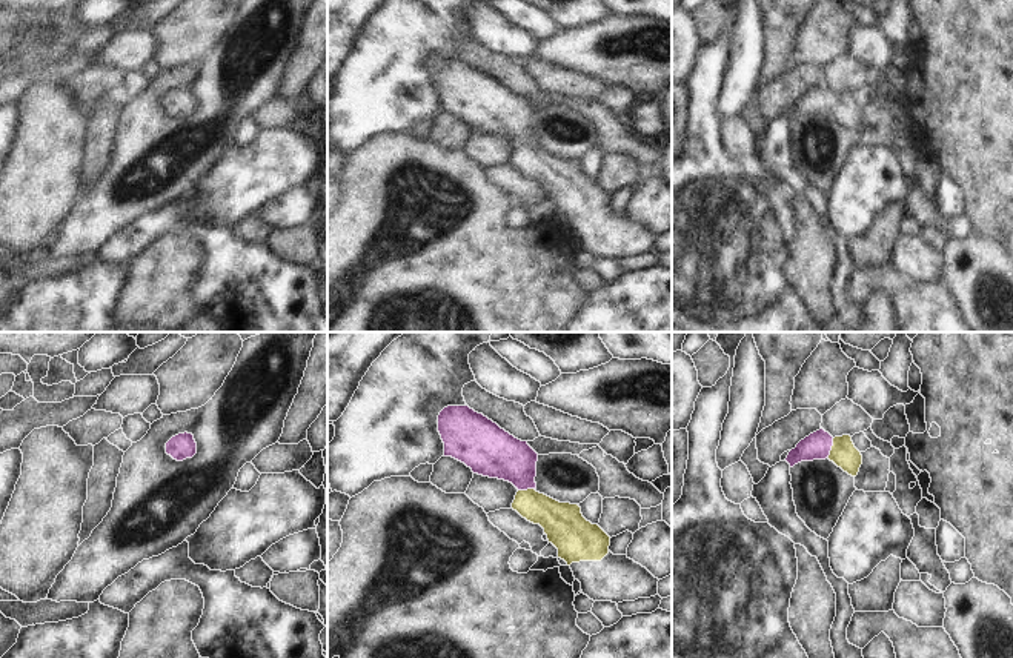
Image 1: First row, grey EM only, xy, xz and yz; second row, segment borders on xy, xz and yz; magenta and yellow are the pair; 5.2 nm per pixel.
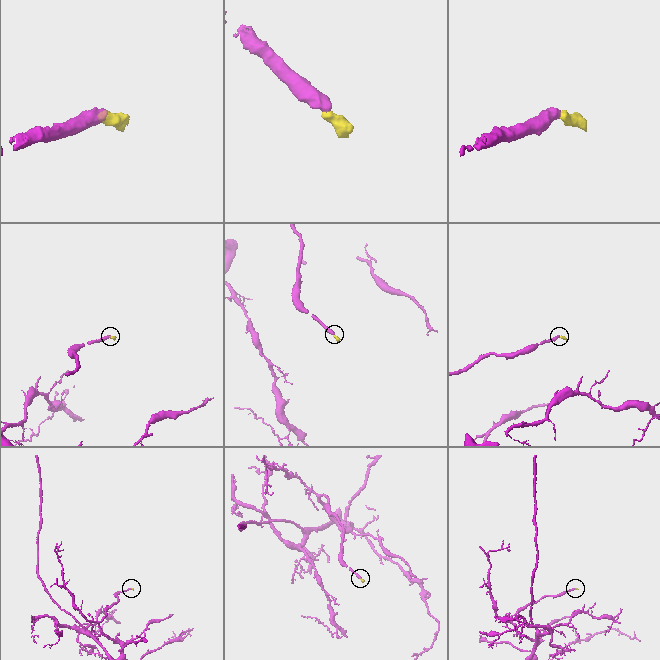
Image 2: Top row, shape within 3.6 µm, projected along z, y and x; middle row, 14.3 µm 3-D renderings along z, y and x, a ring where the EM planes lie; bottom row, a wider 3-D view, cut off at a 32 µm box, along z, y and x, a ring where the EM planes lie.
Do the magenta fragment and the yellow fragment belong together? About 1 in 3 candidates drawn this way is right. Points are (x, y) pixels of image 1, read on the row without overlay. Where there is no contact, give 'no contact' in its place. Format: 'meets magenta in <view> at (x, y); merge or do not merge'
meets magenta in yz at (830, 103); merge

